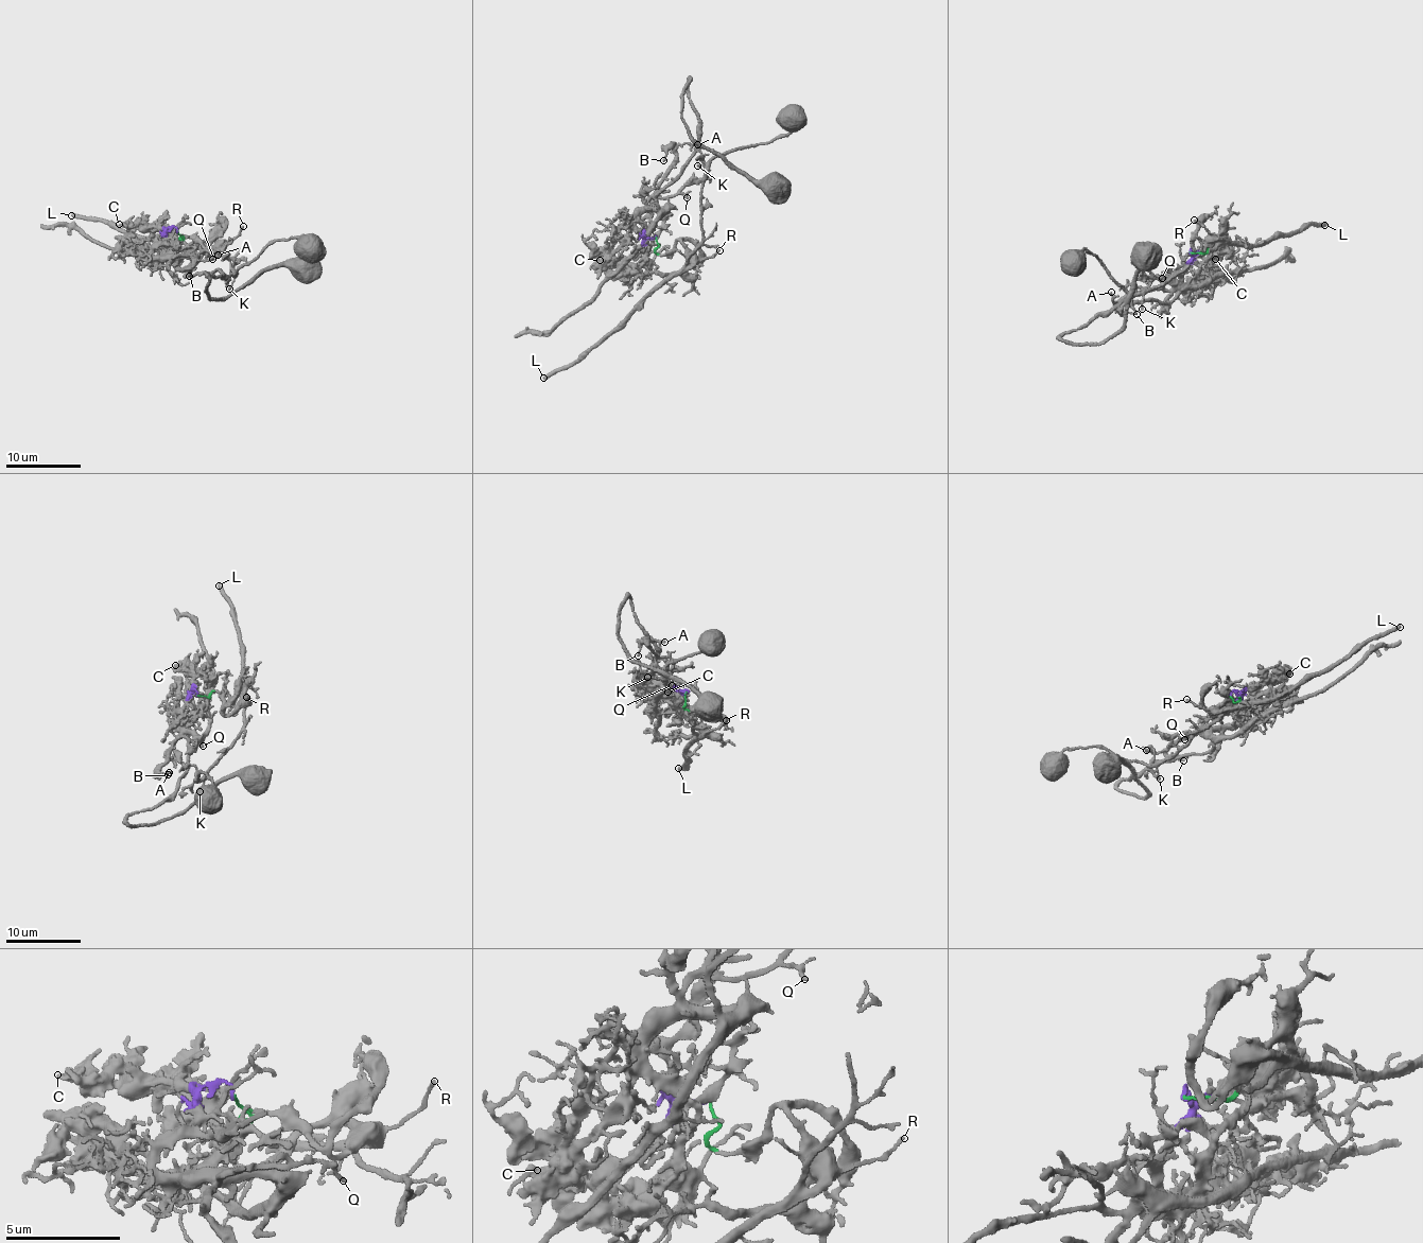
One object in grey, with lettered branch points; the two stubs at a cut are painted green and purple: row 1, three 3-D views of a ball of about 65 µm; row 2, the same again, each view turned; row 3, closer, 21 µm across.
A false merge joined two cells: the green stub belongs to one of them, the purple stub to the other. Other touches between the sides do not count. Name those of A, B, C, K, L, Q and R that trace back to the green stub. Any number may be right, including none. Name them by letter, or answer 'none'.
K, L, R

